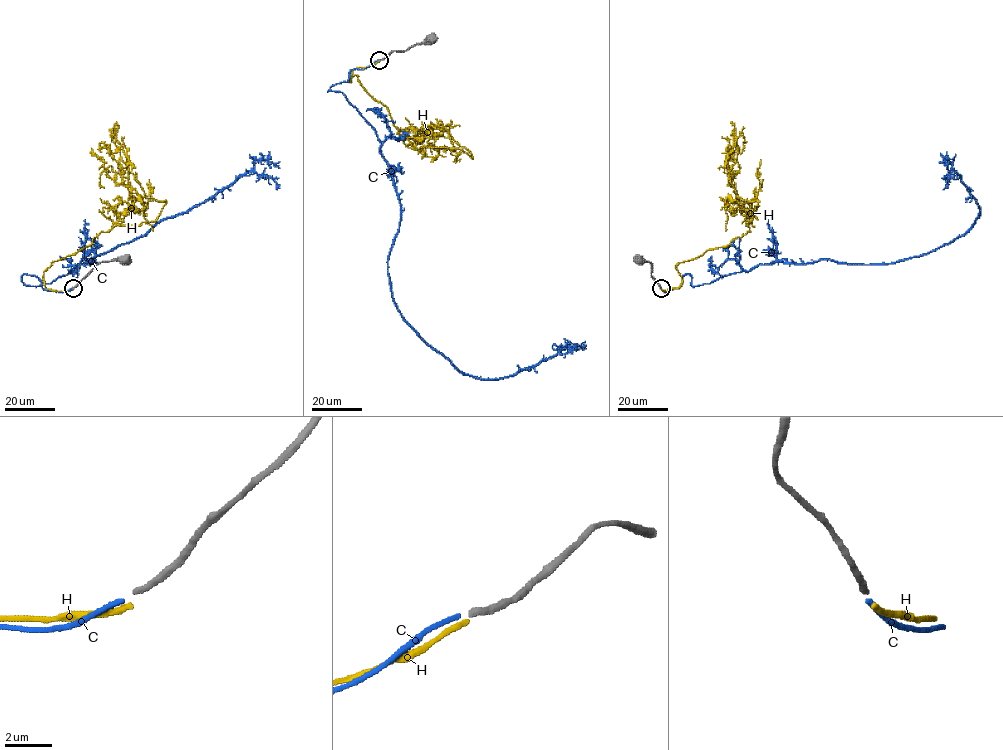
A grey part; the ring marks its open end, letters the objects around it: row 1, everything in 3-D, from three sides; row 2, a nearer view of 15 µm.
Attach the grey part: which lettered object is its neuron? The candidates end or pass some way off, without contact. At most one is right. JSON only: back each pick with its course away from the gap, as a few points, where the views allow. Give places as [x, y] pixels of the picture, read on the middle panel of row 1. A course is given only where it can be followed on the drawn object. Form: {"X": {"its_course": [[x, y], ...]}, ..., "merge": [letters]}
{"merge": []}

